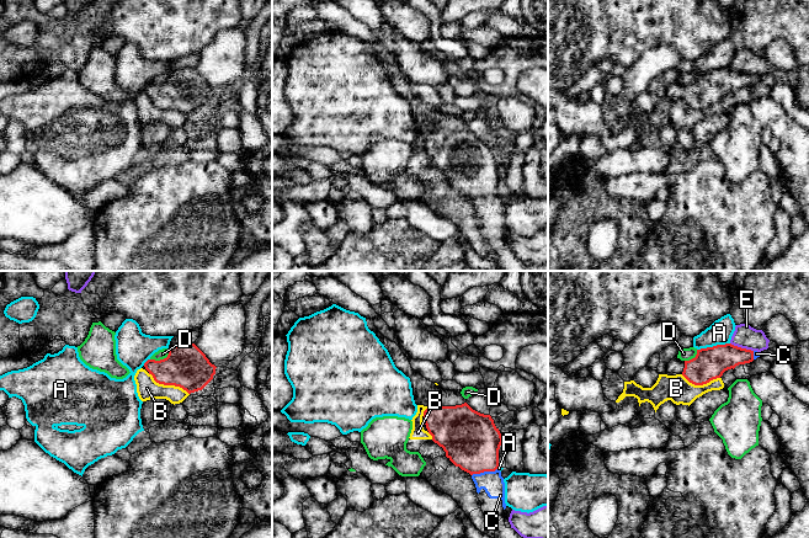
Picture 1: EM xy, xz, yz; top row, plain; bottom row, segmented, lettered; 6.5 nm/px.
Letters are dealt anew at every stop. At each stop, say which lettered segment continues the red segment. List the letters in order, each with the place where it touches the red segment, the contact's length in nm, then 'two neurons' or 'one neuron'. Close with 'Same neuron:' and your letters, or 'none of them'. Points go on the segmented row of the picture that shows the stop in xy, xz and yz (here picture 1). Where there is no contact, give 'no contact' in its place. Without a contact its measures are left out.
A: yz (713, 346) | 220 nm | two neurons
B: xy (168, 384) | 300 nm | two neurons
C: xz (484, 470) | 180 nm | one neuron
D: xy (161, 360) | 150 nm | two neurons
E: yz (740, 347) | 160 nm | two neurons
Same neuron: C

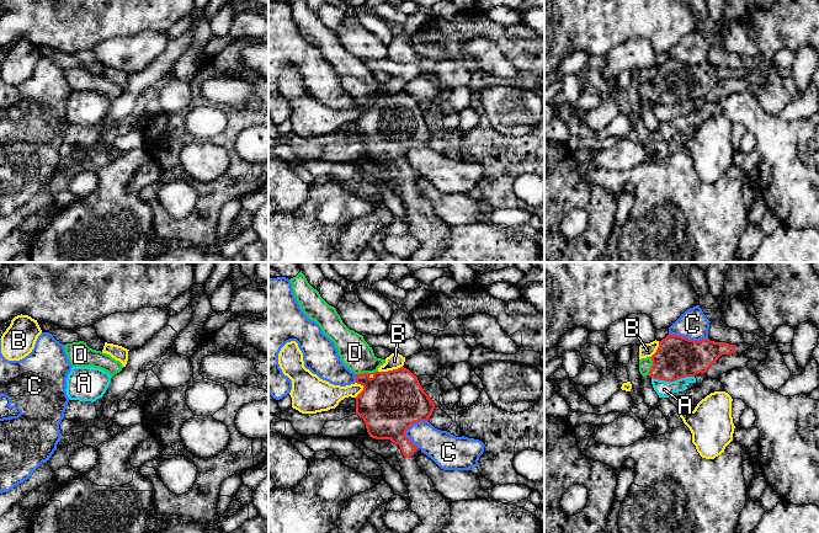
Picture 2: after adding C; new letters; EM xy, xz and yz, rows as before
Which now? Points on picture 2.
A: yz (673, 380) | 280 nm | two neurons
B: xz (389, 371) | 170 nm | two neurons
C: xz (408, 427) | 200 nm | two neurons
D: xz (366, 373) | 150 nm | one neuron
Same neuron: D

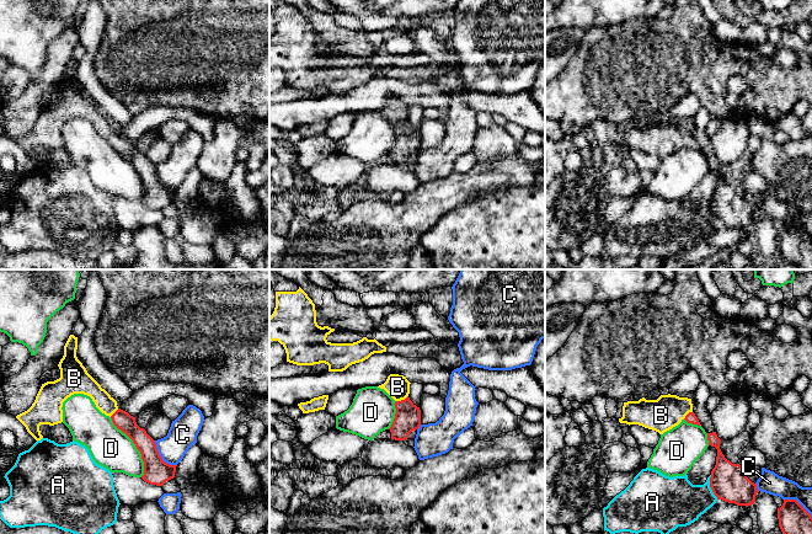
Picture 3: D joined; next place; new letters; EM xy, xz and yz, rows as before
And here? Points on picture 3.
A: yz (710, 486) | 170 nm | two neurons
B: xz (401, 400) | 90 nm | one neuron
C: xy (160, 457) | 220 nm | two neurons
D: xy (135, 446) | 440 nm | two neurons
Same neuron: B

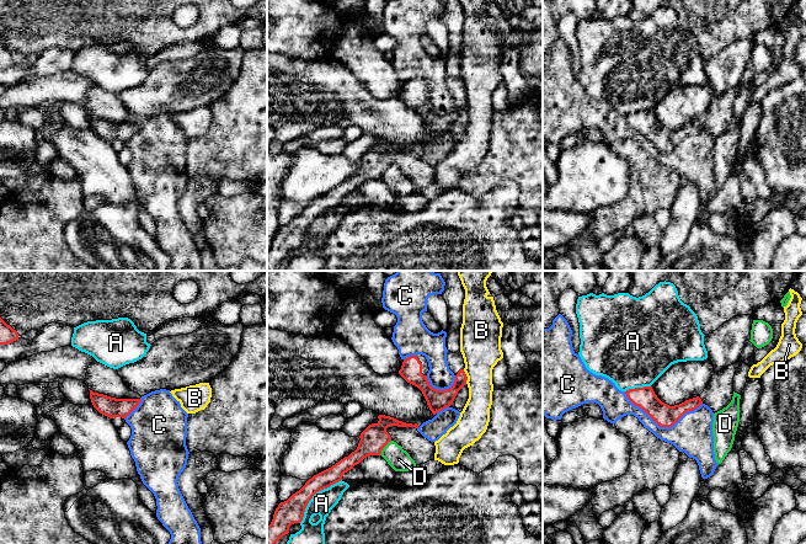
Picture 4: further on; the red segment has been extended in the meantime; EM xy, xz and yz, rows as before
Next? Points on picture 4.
A: xz (314, 494) | 400 nm | two neurons
B: xz (466, 377) | 100 nm | two neurons
C: yz (662, 426) | 500 nm | two neurons
D: xz (384, 446) | 130 nm | two neurons
Same neuron: none of them

